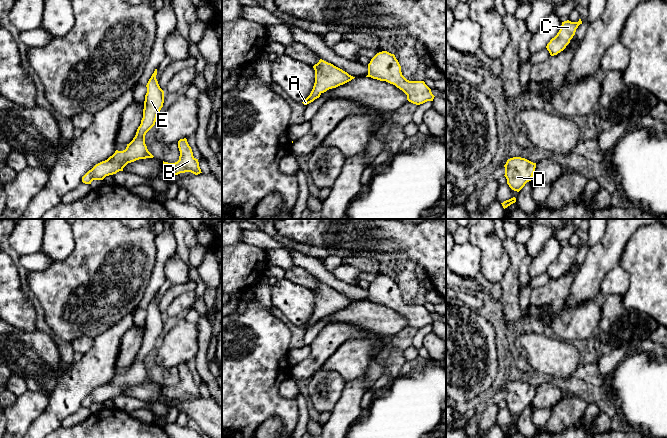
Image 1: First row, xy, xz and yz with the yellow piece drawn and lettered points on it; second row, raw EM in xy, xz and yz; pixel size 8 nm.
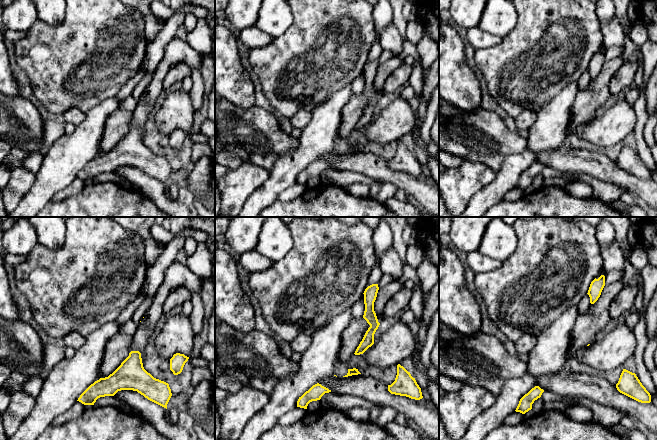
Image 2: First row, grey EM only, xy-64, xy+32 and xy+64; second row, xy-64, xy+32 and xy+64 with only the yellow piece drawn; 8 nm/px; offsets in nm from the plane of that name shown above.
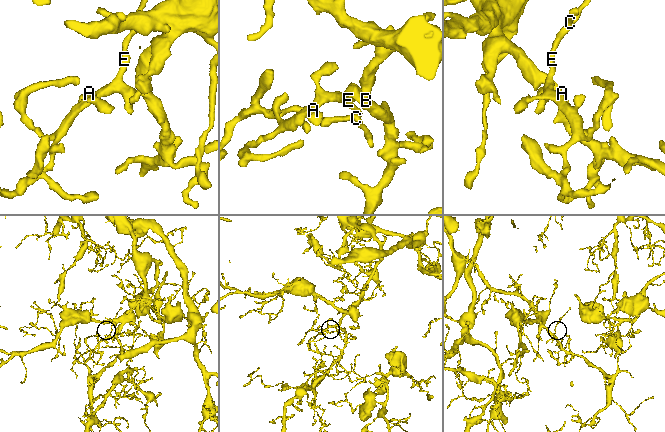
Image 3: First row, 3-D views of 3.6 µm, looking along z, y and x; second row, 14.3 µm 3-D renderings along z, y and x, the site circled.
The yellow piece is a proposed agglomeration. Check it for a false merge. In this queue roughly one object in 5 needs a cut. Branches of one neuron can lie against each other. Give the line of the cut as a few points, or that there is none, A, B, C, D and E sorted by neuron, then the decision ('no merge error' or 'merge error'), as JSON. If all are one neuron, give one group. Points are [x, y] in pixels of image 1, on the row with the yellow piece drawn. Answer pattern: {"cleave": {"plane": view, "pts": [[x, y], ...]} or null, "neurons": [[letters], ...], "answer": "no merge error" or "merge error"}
{"cleave": null, "neurons": [["A", "B", "C", "D", "E"]], "answer": "no merge error"}

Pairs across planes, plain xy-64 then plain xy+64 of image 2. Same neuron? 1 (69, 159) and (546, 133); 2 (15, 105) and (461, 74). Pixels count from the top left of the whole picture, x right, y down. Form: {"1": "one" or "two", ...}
{"1": "one", "2": "two"}

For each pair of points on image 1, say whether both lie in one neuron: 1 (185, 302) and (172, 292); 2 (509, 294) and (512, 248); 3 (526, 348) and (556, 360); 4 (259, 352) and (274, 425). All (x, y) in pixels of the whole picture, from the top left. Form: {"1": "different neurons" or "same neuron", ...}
{"1": "different neurons", "2": "same neuron", "3": "same neuron", "4": "different neurons"}

